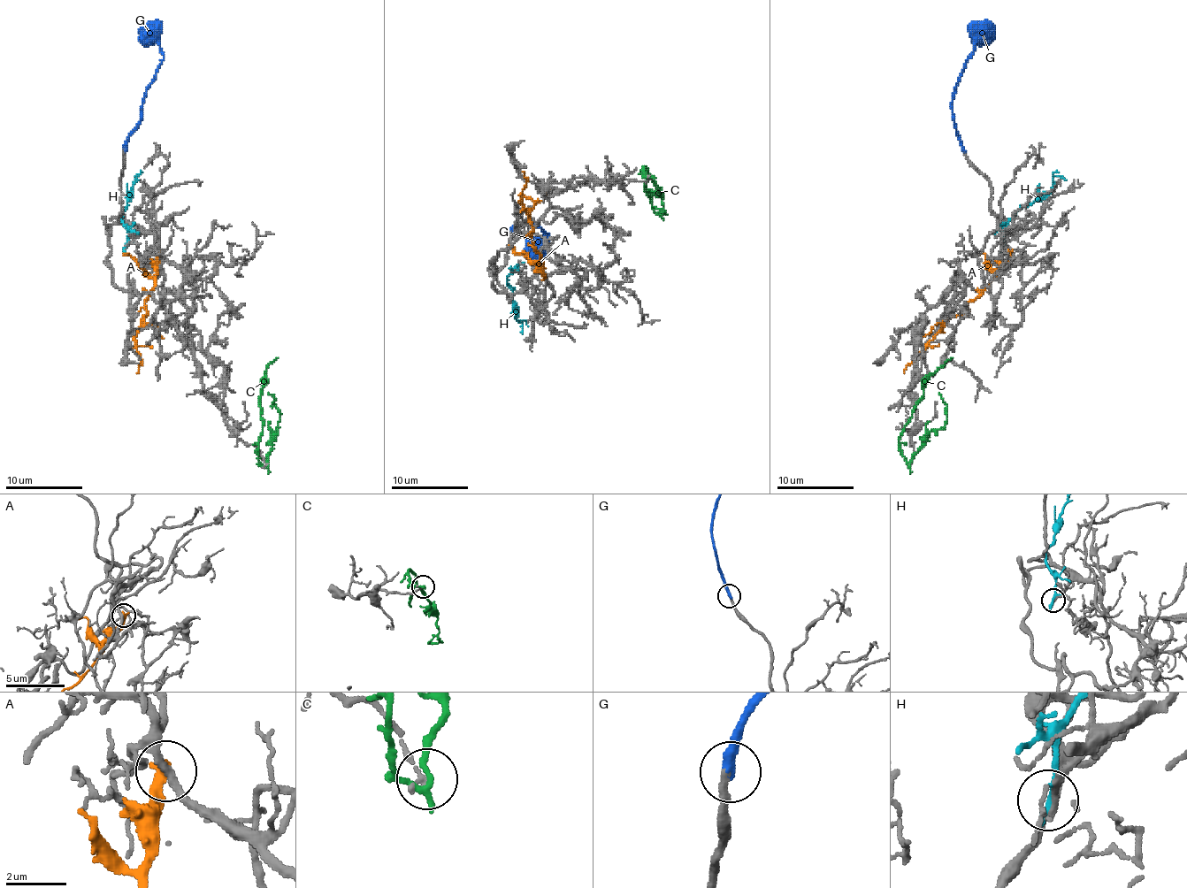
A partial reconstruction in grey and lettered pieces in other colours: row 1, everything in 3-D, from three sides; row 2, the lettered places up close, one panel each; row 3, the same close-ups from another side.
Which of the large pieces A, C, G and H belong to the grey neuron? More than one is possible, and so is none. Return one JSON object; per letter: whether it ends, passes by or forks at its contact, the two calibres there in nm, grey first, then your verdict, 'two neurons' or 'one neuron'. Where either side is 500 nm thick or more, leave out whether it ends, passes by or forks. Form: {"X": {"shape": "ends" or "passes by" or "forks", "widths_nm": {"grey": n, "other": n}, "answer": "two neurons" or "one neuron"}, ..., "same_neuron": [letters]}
{"A": {"shape": "ends", "widths_nm": {"grey": 240, "other": 320}, "answer": "two neurons"}, "C": {"shape": "passes by", "widths_nm": {"grey": 170, "other": 180}, "answer": "two neurons"}, "G": {"shape": "ends", "widths_nm": {"grey": 240, "other": 300}, "answer": "one neuron"}, "H": {"shape": "ends", "widths_nm": {"grey": 280, "other": 280}, "answer": "two neurons"}, "same_neuron": ["G"]}

